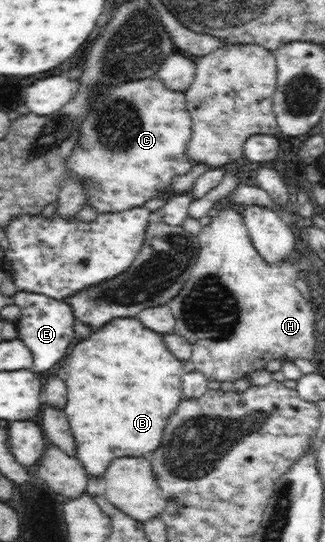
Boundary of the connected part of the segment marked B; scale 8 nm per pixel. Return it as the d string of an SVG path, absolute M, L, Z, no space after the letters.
M137 317L114 318L102 324L97 332L92 332L86 339L80 339L76 342L71 354L68 354L68 360L69 362L65 365L67 372L67 399L64 412L76 443L76 459L81 461L88 476L103 477L105 470L107 470L107 467L114 458L143 457L158 454L160 452L159 446L162 442L163 431L165 430L167 421L171 417L171 414L175 413L177 406L179 406L183 400L182 379L185 374L185 370L183 370L184 361L179 360L168 350L163 340L163 335L143 326L143 323L141 323Z

